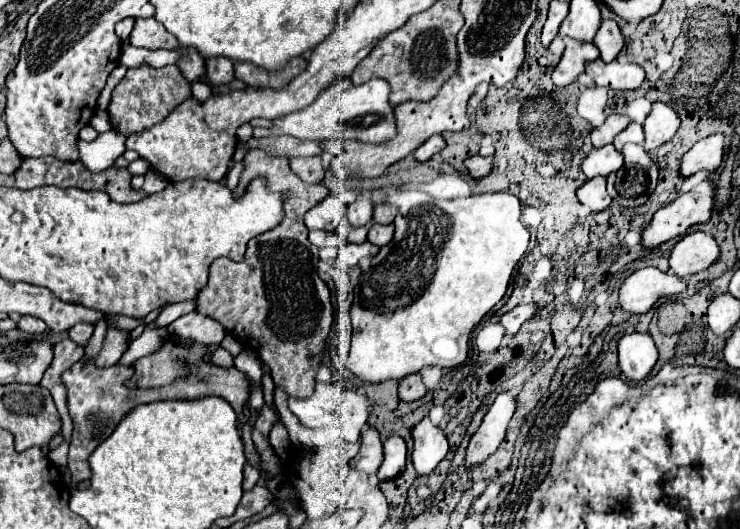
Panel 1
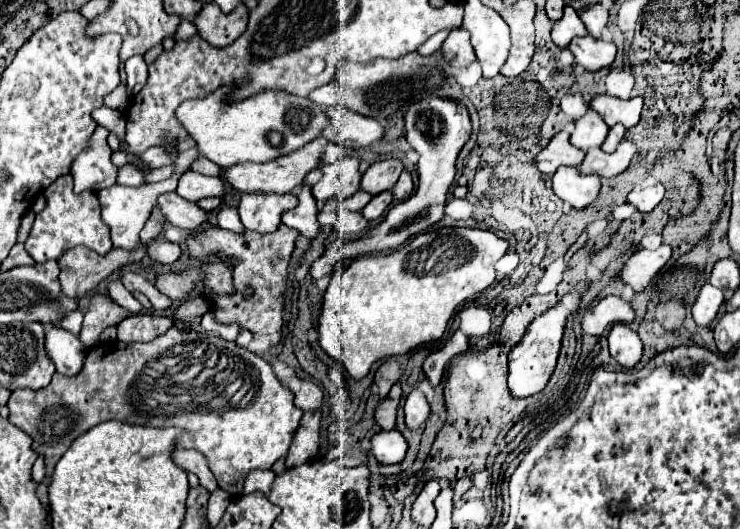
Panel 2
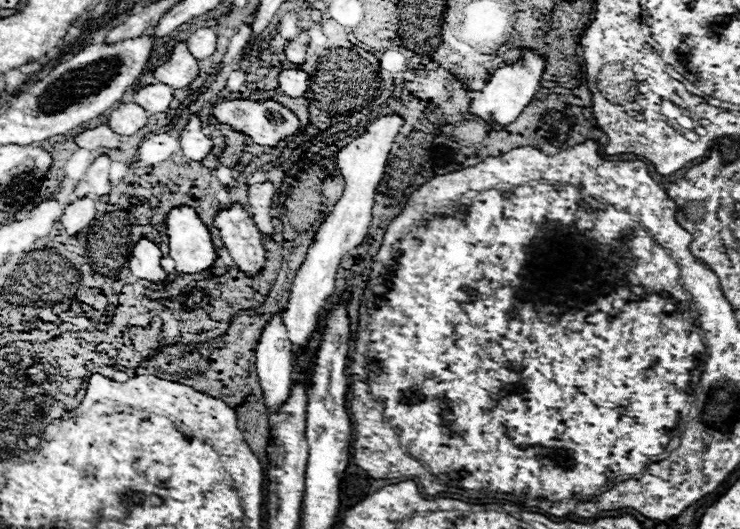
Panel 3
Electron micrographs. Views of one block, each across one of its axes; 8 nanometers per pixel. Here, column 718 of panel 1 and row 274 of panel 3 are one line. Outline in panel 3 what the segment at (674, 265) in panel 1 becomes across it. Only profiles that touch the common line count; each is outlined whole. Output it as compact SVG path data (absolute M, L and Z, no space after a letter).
M234 202L226 210L218 210L214 226L220 230L224 246L230 250L232 260L242 272L252 276L264 268L264 236L242 204Z

